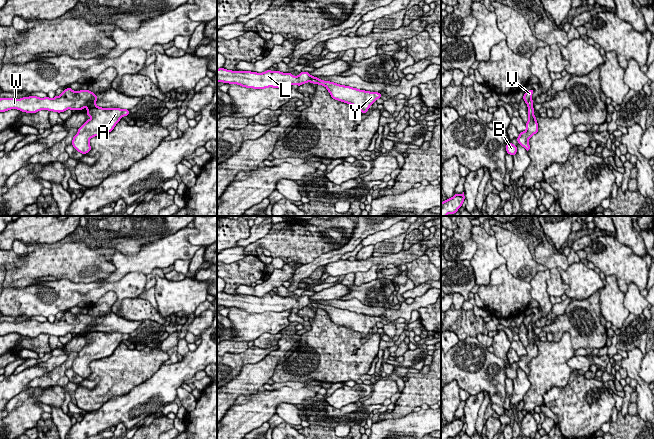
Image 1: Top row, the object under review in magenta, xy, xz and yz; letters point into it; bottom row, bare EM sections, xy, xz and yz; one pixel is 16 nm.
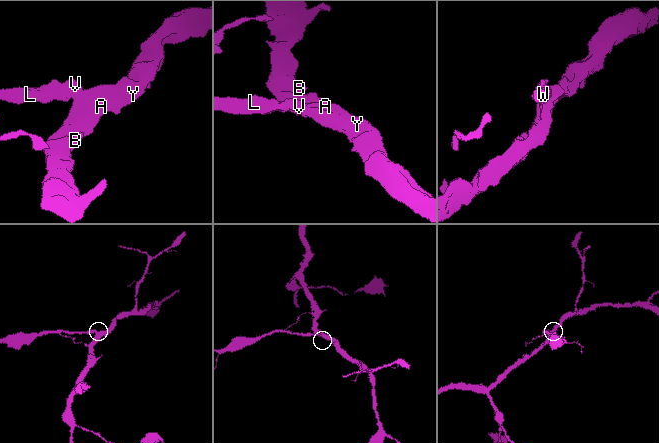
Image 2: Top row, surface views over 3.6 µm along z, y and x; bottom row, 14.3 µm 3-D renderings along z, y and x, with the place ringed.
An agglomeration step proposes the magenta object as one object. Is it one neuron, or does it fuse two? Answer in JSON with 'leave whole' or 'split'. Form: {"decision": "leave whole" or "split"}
{"decision": "split"}

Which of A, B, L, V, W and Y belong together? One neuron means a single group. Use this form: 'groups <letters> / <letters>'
groups A B Y / L V W

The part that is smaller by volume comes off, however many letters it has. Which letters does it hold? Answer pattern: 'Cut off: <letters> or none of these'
Cut off: L, V, W

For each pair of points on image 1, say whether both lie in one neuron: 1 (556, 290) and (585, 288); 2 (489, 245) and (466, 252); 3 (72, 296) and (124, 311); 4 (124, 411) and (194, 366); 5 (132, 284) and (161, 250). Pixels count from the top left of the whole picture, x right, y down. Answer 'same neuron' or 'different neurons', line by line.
1: different neurons
2: different neurons
3: different neurons
4: same neuron
5: different neurons

